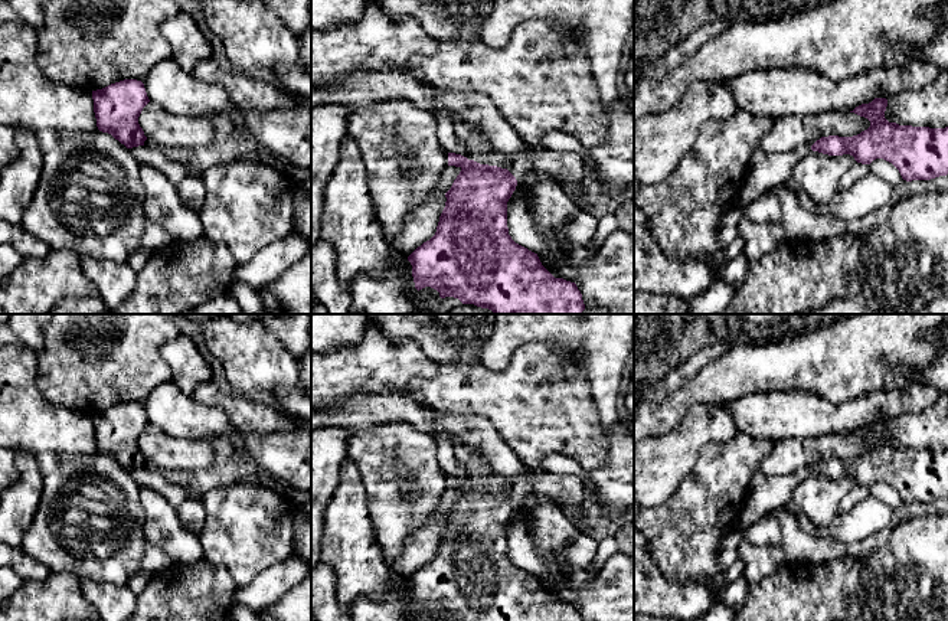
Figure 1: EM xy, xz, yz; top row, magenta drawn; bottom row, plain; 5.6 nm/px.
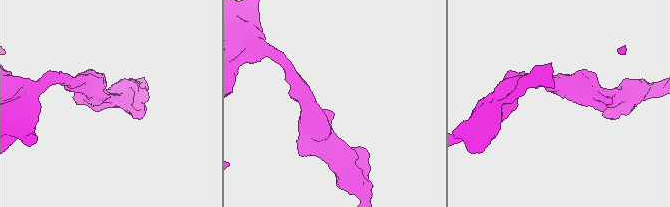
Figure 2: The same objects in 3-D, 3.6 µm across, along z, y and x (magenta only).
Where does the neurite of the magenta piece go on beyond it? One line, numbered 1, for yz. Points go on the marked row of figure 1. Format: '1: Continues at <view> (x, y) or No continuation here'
1: No continuation here

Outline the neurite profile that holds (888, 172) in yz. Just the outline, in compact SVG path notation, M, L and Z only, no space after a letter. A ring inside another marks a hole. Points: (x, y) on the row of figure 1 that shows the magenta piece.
M883 158L873 160L869 164L869 169L870 169L872 174L883 179L893 187L902 180L899 170L892 163L883 160Z

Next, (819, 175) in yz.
M811 150L794 167L791 179L815 205L830 205L840 193L841 176L856 163L850 154L828 156Z

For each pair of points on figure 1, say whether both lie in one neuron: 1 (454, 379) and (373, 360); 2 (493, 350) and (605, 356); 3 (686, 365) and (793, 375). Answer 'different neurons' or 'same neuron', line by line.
1: different neurons
2: same neuron
3: different neurons

